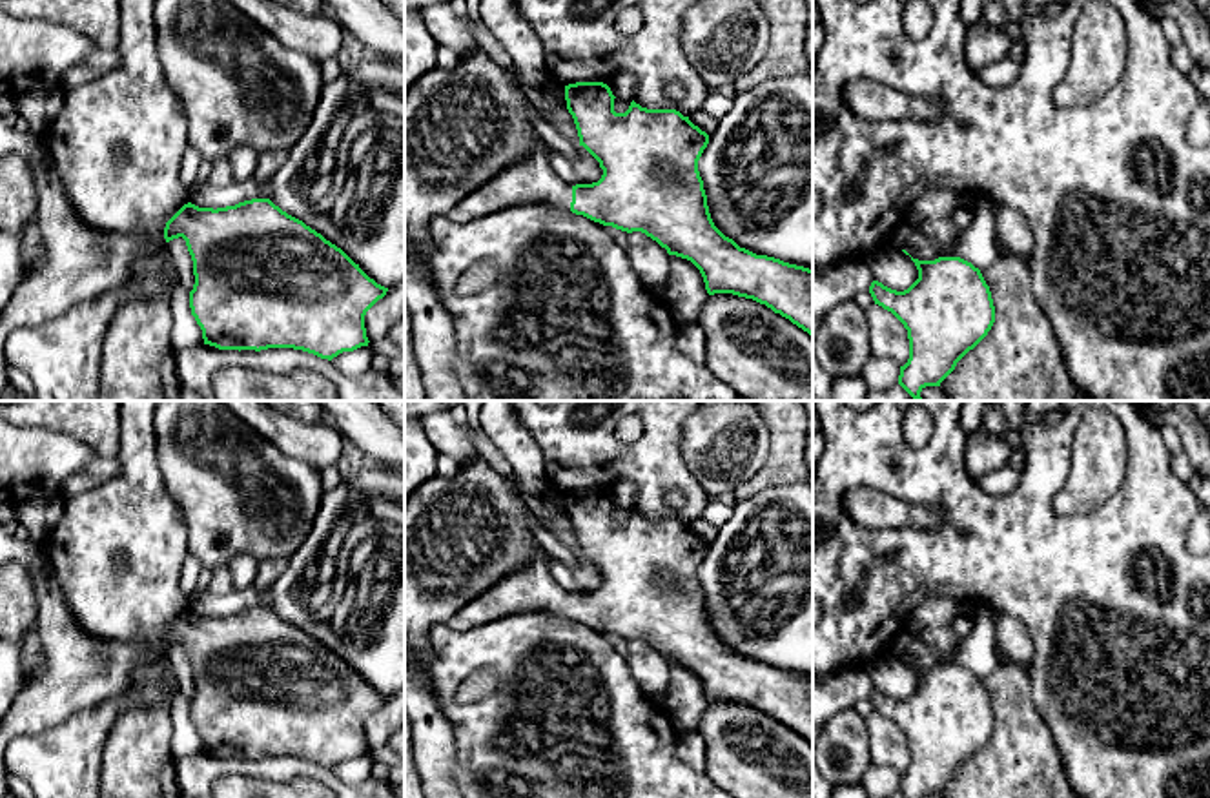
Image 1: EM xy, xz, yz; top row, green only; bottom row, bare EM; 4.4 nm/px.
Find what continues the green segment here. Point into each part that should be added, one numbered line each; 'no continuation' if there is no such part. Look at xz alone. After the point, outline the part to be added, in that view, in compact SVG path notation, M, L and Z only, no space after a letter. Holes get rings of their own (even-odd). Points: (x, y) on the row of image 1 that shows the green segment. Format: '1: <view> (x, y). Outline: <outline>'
1: xz (531, 181). Outline: M543 142L525 160L505 168L483 188L456 202L446 217L454 222L470 222L510 206L536 202L561 210L570 210L572 202L572 186L552 169Z

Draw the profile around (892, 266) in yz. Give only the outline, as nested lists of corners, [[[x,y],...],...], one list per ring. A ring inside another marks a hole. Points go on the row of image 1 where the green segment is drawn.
[[[882,244],[862,261],[871,270],[875,281],[897,292],[908,290],[918,279],[918,270],[911,257],[893,246]]]

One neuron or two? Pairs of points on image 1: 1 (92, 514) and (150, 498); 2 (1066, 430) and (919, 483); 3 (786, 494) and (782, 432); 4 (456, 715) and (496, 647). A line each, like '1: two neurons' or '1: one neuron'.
1: one neuron
2: one neuron
3: two neurons
4: one neuron

